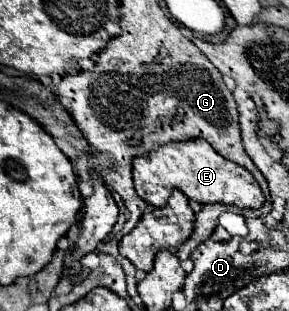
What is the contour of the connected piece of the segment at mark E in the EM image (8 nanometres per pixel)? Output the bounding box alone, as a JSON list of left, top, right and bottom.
[133,139,265,209]

